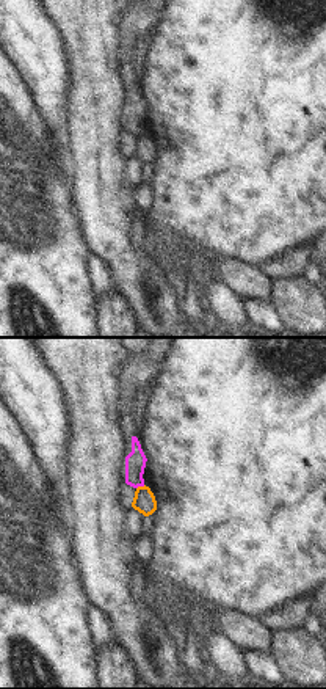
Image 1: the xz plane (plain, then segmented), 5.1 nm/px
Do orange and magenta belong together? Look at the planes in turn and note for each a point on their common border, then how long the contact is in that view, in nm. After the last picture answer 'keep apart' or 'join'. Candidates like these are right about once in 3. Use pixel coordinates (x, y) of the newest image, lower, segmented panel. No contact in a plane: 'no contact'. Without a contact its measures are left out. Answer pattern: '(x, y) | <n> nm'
(140, 487) | 50 nm

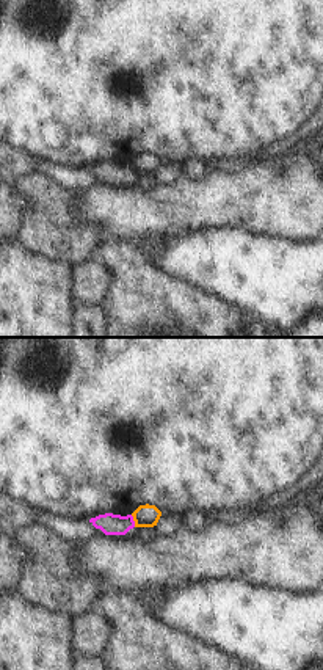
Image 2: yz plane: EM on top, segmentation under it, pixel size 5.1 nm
(134, 520) | 70 nm

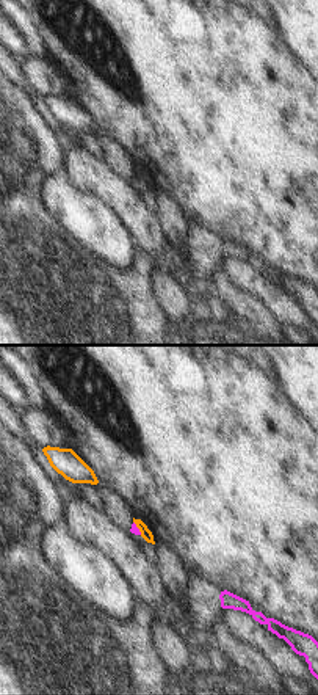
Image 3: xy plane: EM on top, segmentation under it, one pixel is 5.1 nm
(137, 526) | 80 nm

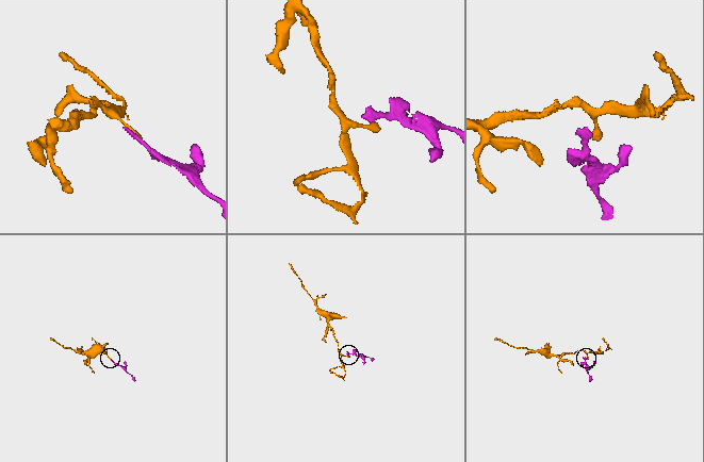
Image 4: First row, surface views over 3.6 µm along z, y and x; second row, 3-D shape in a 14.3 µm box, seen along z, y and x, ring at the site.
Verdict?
keep apart

